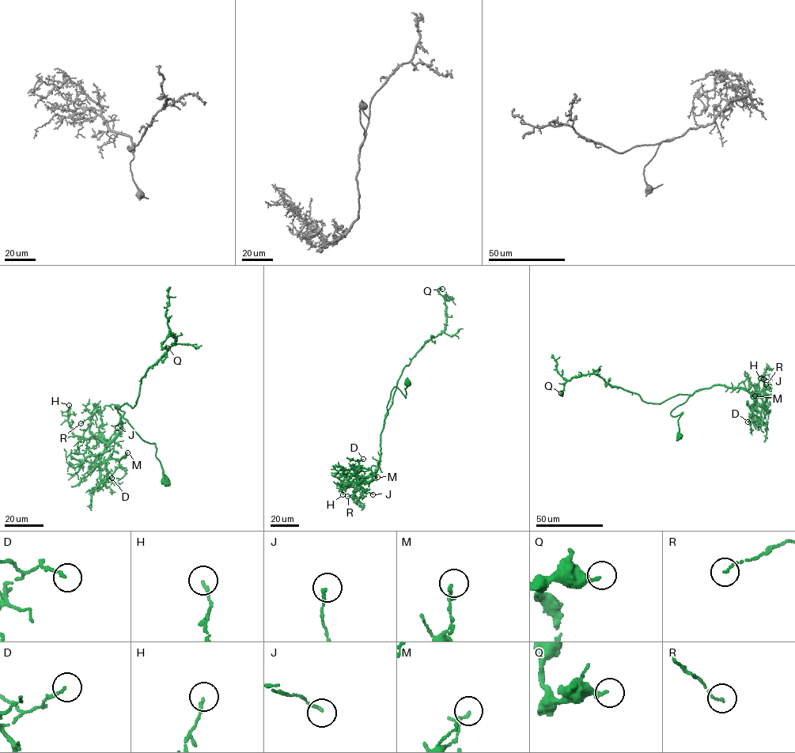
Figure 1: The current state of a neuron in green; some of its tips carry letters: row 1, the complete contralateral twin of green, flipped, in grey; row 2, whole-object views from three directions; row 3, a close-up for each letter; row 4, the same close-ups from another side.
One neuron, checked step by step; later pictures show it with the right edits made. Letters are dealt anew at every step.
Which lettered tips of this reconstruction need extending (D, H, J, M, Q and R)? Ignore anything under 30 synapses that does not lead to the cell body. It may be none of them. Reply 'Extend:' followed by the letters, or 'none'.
Extend: none

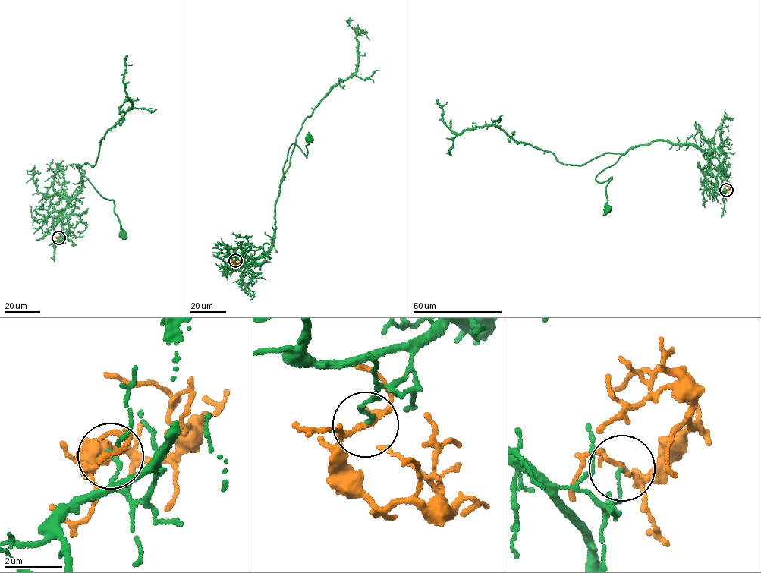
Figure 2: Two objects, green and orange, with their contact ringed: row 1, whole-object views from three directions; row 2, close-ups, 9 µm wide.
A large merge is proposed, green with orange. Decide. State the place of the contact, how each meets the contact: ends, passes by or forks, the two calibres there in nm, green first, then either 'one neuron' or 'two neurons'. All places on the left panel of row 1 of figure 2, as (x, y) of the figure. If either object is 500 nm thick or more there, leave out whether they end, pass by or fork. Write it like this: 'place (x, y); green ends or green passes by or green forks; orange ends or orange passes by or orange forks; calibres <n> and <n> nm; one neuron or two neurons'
place (58, 237); green ends; orange forks; calibres 140 and 130 nm; two neurons

